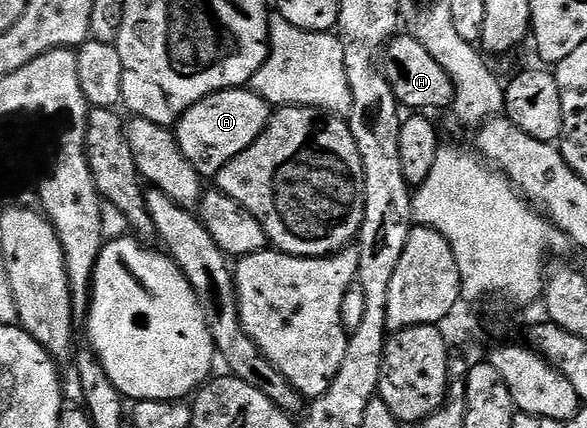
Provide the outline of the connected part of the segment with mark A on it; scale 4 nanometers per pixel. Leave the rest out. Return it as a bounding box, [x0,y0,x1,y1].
[176,87,271,178]

